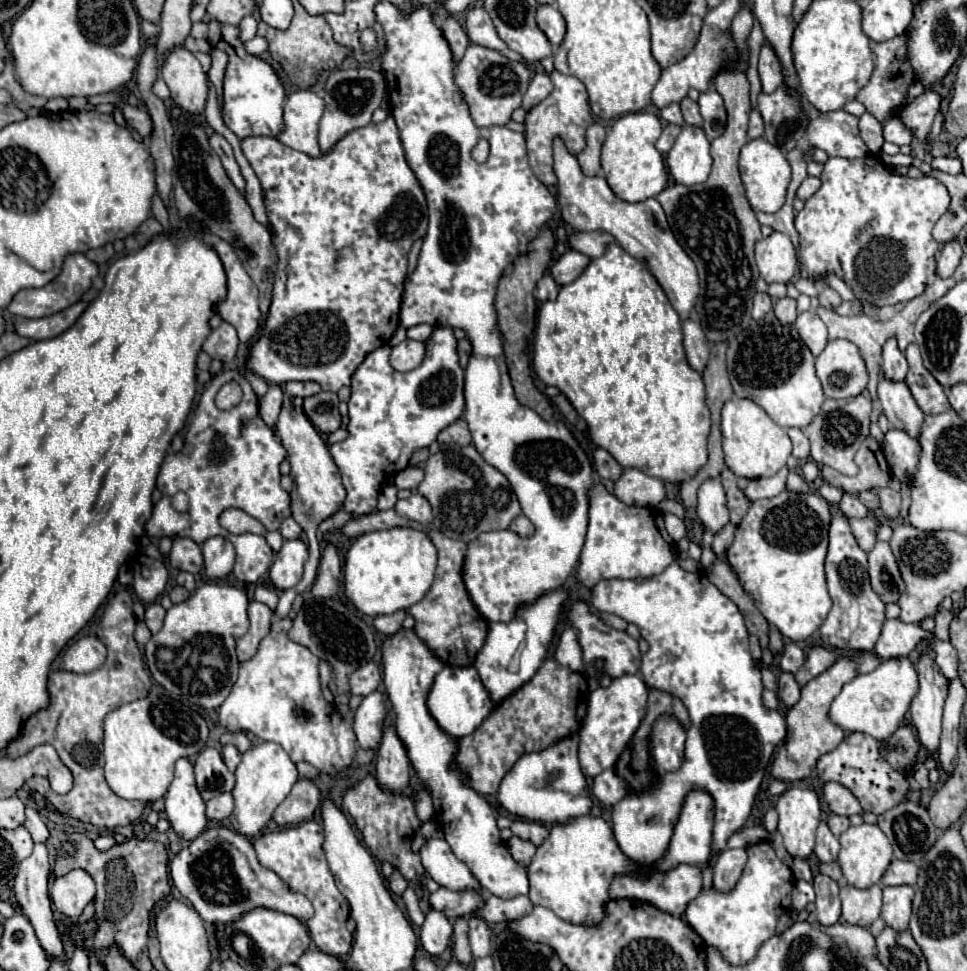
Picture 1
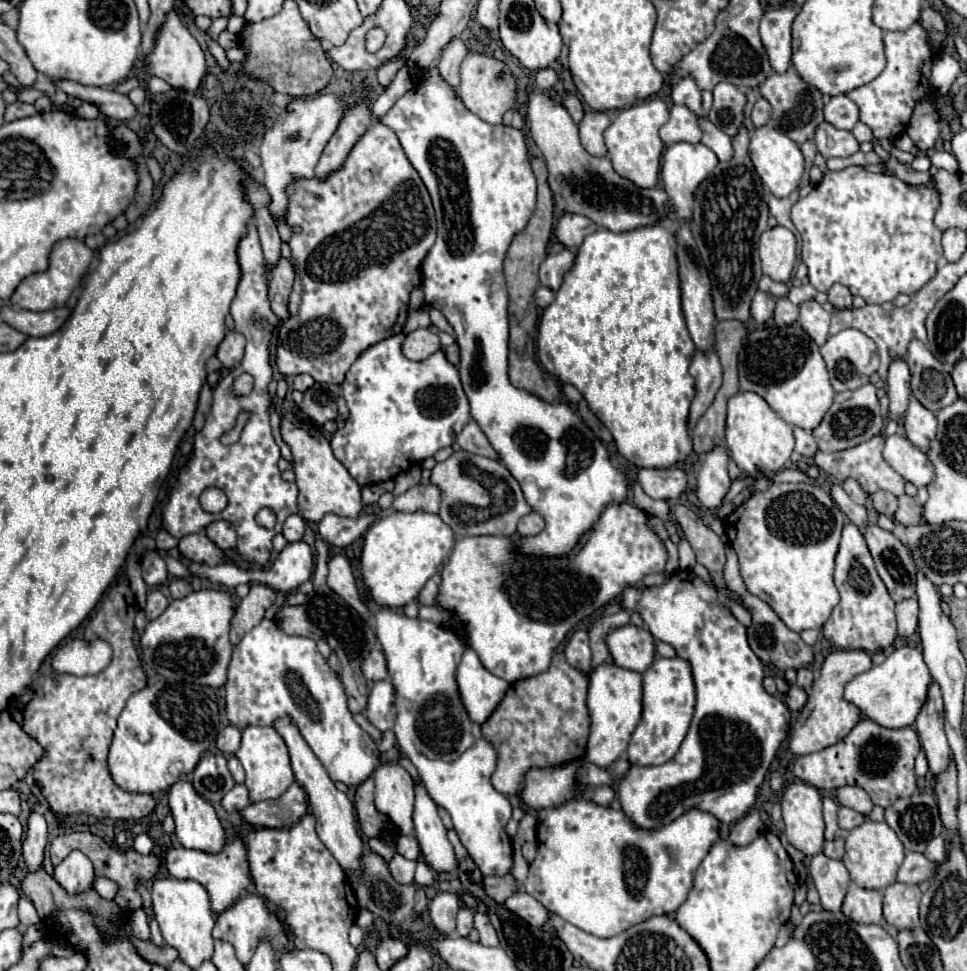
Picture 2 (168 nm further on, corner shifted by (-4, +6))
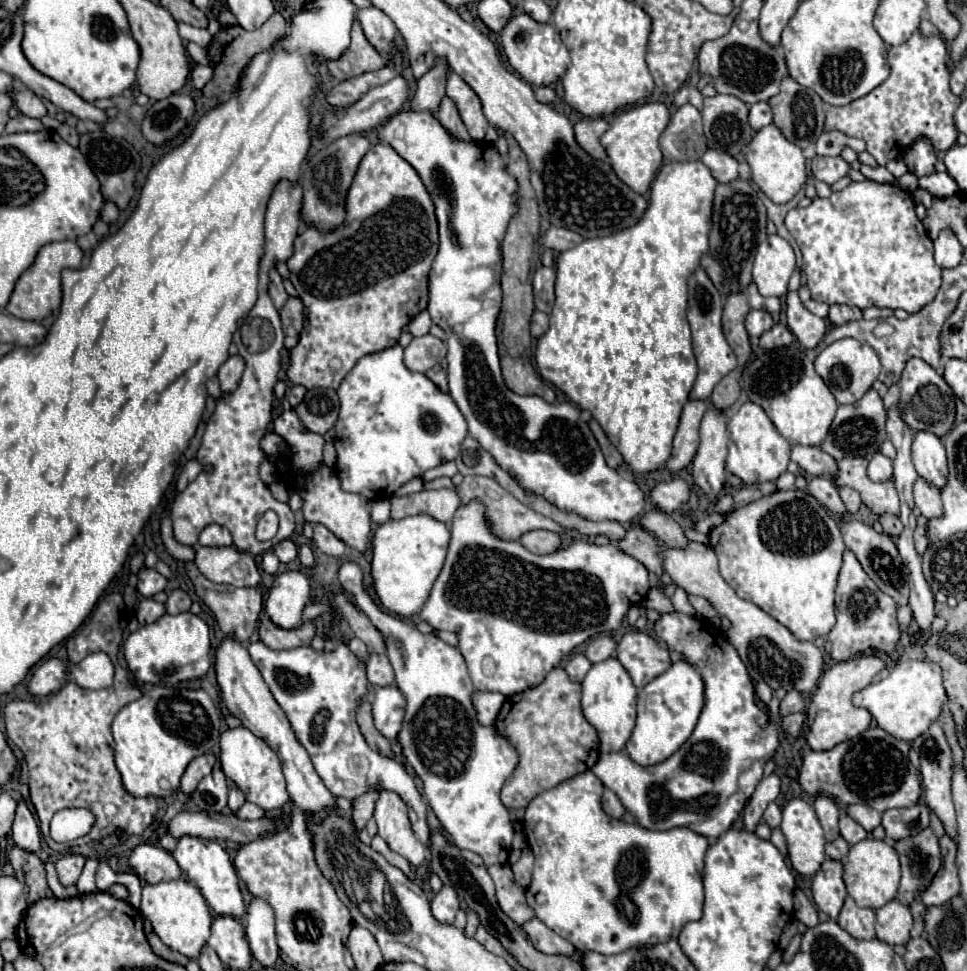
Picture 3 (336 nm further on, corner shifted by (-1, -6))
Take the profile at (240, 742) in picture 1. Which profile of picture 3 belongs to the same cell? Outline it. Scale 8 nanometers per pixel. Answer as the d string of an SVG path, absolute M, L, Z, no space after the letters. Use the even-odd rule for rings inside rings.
M203 754L203 756L197 756L185 770L183 774L183 780L181 780L181 790L185 794L191 794L195 790L195 784L199 784L199 780L213 770L217 762L217 754Z

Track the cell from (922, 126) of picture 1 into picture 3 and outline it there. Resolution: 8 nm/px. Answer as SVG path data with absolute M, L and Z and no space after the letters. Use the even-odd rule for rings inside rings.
M917 138L903 154L903 160L907 164L907 168L915 174L915 176L925 176L933 172L933 166L937 162L937 154L933 144L927 138Z

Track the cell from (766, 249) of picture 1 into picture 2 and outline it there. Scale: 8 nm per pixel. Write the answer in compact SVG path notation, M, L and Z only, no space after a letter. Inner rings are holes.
M768 228L760 238L762 272L776 282L788 282L796 264L796 236L784 228Z

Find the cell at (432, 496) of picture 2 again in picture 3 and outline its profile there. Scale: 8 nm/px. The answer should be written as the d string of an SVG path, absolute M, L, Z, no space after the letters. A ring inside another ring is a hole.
M453 488L423 490L417 494L391 498L391 518L401 520L411 514L429 514L439 522L451 522L459 506L461 506L461 500Z

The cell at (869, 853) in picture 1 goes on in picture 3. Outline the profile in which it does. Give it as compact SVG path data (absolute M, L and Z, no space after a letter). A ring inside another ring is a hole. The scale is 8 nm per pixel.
M865 838L853 844L843 864L843 882L847 886L849 896L863 908L877 910L889 900L893 900L899 888L899 856L893 844L877 838Z

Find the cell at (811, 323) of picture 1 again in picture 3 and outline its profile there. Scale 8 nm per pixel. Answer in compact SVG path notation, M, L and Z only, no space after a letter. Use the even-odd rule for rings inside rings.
M797 292L787 294L787 324L803 348L815 350L827 332L823 318L807 312Z

